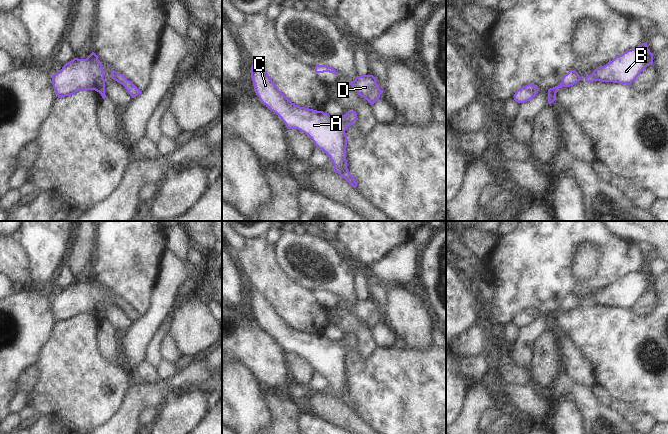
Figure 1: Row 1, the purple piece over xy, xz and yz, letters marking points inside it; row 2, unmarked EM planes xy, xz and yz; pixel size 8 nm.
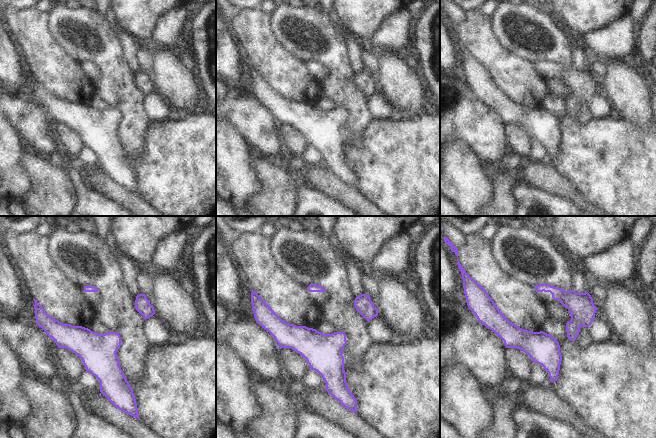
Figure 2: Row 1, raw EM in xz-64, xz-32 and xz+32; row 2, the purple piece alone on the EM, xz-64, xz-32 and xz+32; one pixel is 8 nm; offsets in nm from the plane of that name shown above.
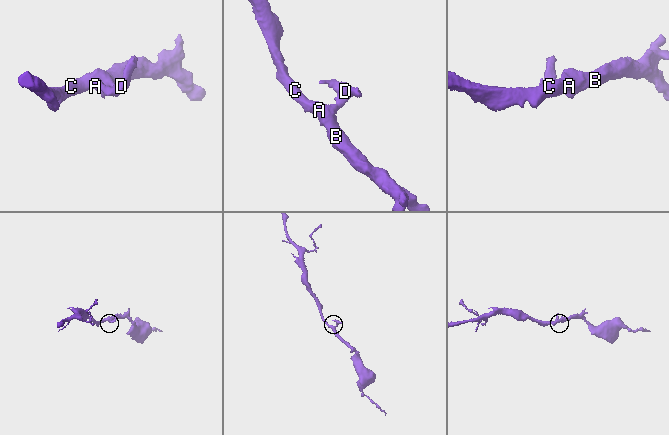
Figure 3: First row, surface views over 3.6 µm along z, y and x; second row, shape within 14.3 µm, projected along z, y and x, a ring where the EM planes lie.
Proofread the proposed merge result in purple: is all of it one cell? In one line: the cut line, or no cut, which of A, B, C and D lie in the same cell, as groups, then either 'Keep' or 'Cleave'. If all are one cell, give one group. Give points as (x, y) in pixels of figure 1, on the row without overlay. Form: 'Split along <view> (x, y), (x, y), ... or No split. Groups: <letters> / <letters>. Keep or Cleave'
No split. Groups: A B C D. Keep

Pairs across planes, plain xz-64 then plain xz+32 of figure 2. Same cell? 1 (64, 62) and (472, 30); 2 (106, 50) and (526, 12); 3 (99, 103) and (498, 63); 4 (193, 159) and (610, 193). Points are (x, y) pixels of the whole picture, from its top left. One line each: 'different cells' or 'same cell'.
1: same cell
2: same cell
3: different cells
4: same cell

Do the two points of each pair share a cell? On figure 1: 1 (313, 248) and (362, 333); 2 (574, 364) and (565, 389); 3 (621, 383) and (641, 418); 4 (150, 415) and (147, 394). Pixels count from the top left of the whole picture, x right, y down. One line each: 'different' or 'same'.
1: same
2: different
3: different
4: different

